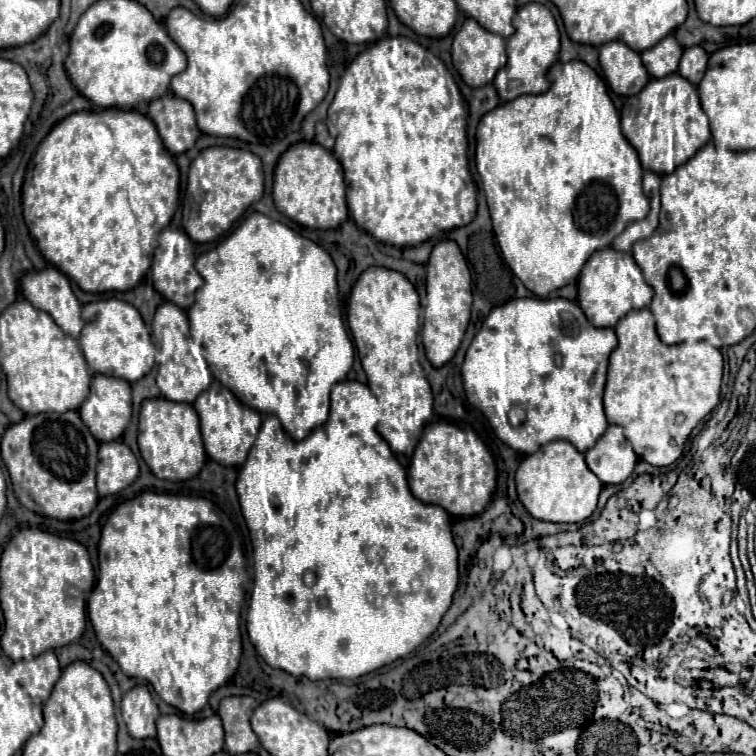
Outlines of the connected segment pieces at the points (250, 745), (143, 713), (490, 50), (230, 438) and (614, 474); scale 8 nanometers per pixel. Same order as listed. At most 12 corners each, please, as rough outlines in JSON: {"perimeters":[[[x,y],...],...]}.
{"perimeters":[[[224,697],[218,707],[228,753],[258,745],[250,715],[258,701]],[[132,687],[120,705],[132,737],[156,737],[160,715],[150,691]],[[466,19],[452,63],[466,85],[492,83],[506,39]],[[220,381],[192,405],[208,457],[240,467],[262,415]],[[620,425],[584,455],[604,485],[626,481],[638,455]]]}

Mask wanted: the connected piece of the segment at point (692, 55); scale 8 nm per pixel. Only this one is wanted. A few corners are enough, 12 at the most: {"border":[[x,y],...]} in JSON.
{"border":[[688,47],[678,73],[698,85],[708,65],[702,47]]}

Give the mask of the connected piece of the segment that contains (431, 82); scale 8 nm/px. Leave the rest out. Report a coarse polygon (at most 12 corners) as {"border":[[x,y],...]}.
{"border":[[382,37],[326,119],[356,225],[420,245],[476,215],[446,65]]}

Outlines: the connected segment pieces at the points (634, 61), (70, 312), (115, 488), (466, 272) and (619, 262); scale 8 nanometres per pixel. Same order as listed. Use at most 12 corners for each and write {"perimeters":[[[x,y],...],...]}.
{"perimeters":[[[622,41],[600,47],[608,87],[638,95],[650,79],[640,53]],[[56,267],[28,271],[22,295],[78,337],[84,321],[68,277]],[[122,441],[100,443],[100,497],[132,485],[138,459]],[[456,241],[434,245],[418,347],[450,361],[470,321],[472,277]],[[596,251],[578,277],[594,327],[648,307],[654,291],[634,257]]]}

